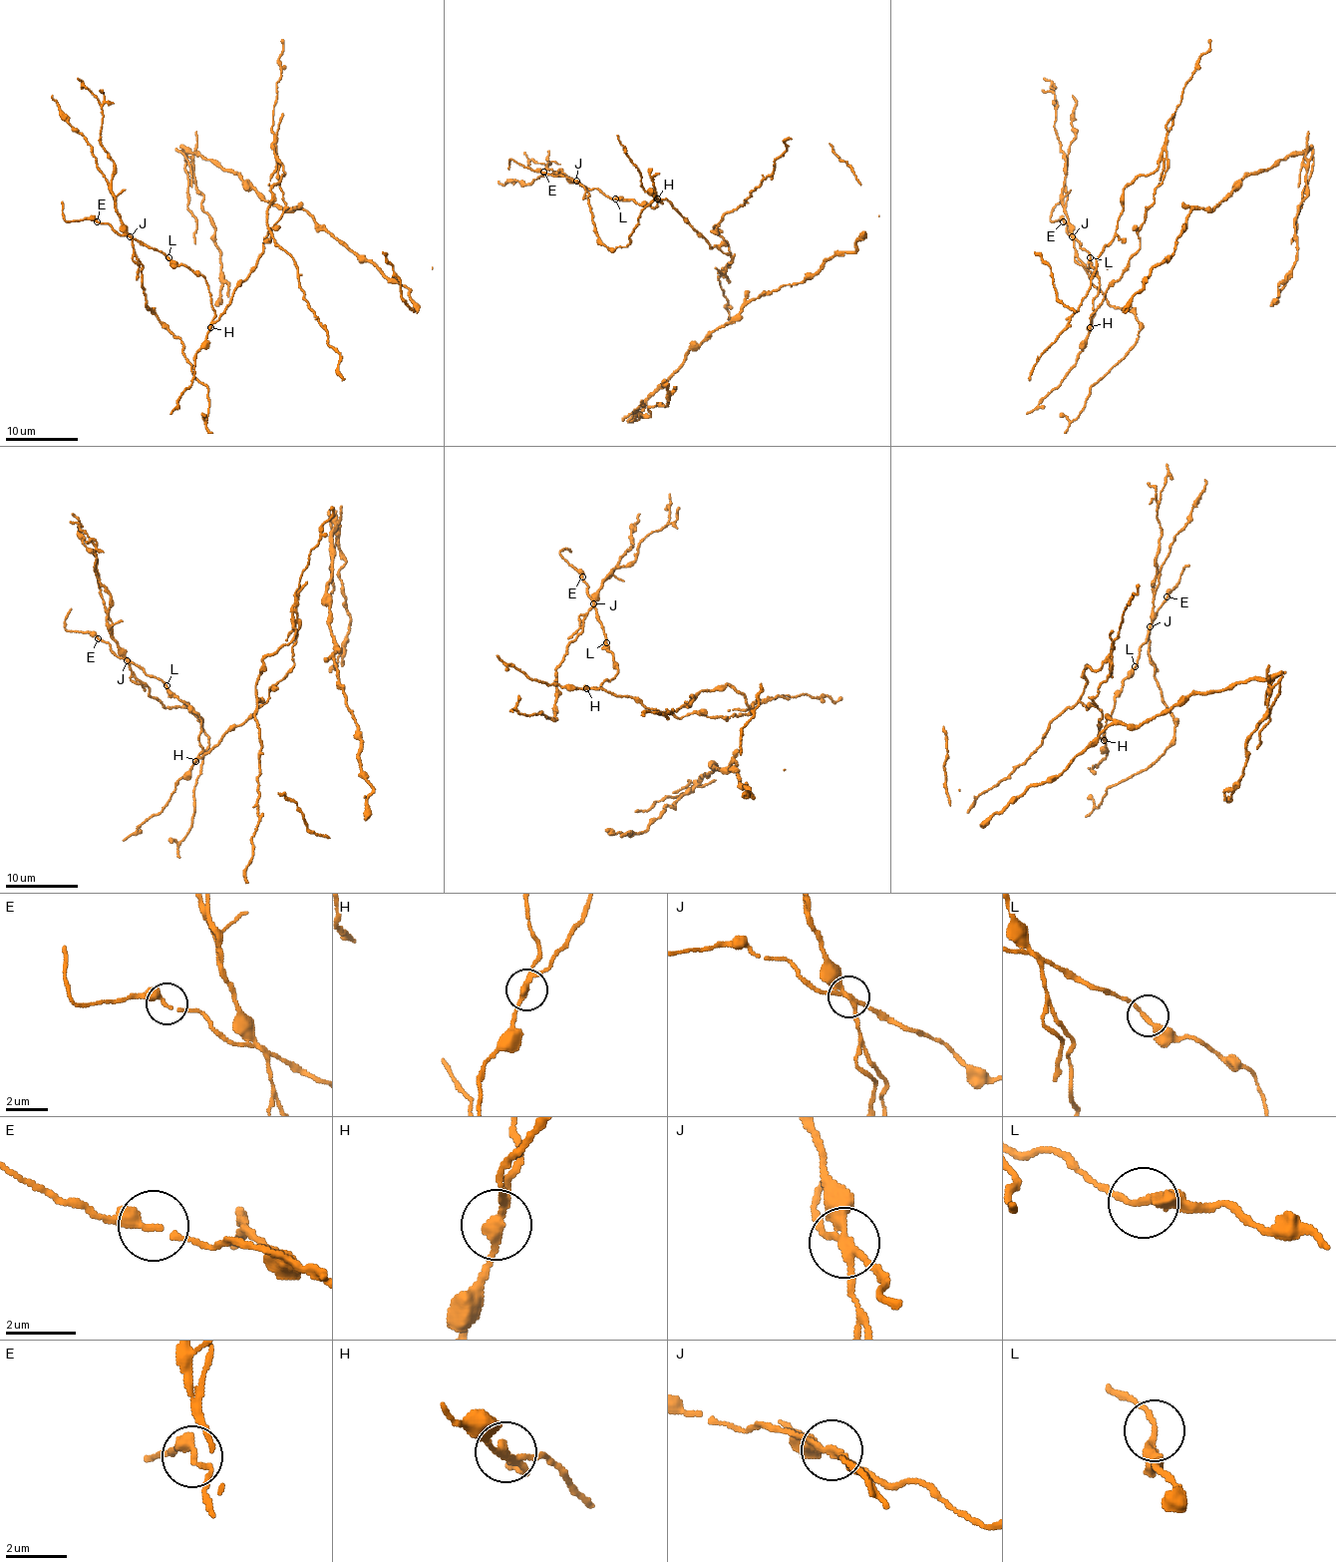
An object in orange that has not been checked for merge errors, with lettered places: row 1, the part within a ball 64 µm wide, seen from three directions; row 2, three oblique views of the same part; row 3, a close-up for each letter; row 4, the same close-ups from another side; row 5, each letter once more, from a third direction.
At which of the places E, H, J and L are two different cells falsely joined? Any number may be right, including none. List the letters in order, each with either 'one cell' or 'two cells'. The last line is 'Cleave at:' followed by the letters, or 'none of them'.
E: one cell
H: two cells
J: two cells
L: one cell
Cleave at: H, J

